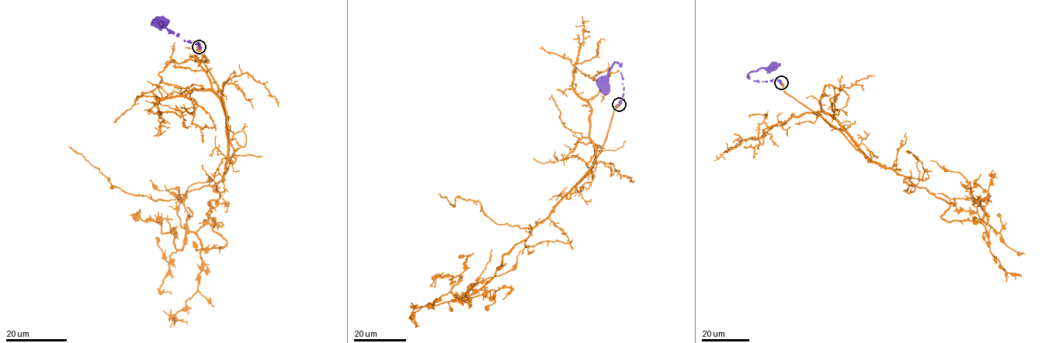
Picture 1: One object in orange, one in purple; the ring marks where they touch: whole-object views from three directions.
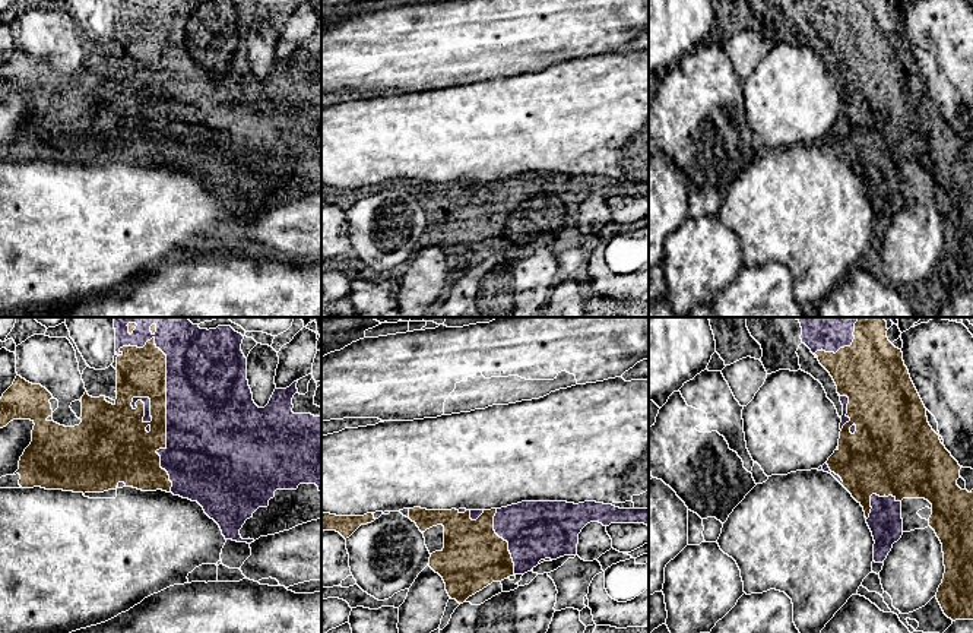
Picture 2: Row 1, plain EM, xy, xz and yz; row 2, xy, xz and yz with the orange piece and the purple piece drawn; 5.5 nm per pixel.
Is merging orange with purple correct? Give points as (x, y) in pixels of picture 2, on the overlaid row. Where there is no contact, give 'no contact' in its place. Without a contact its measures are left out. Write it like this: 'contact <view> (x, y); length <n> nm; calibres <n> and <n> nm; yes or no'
contact xy (165, 410); length 950 nm; calibres 280 and 500 nm; yes

